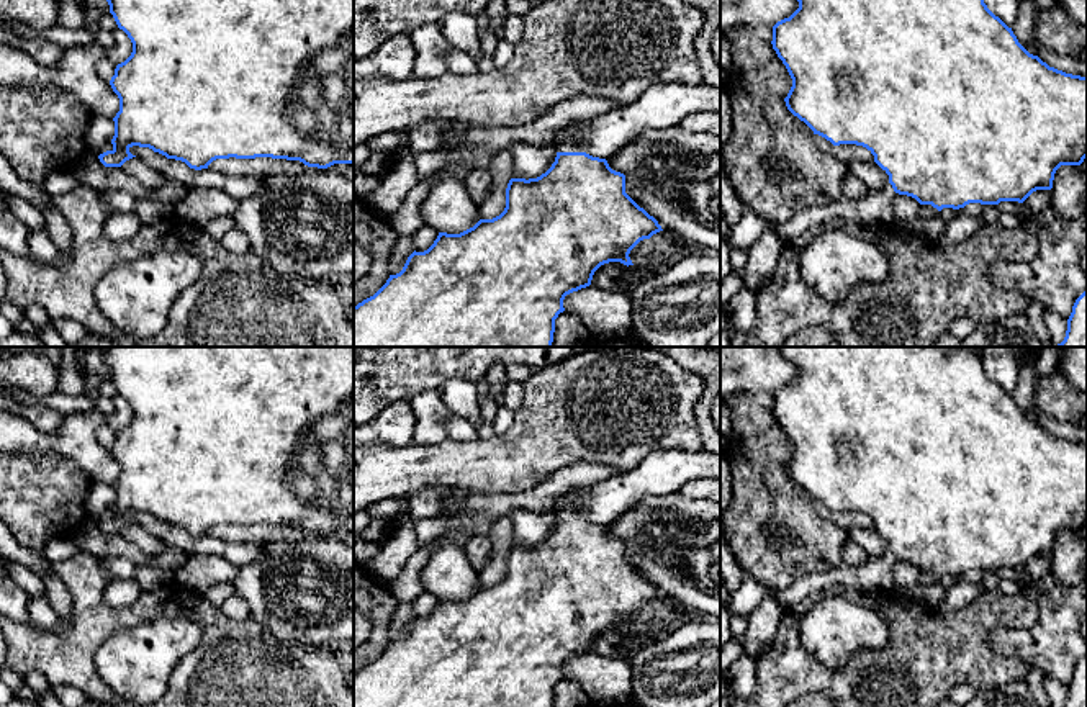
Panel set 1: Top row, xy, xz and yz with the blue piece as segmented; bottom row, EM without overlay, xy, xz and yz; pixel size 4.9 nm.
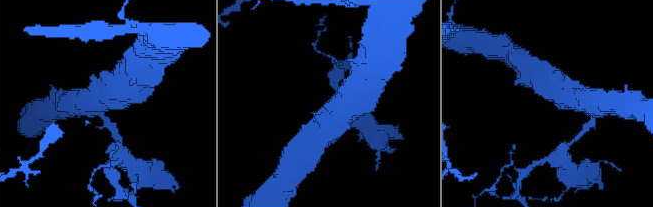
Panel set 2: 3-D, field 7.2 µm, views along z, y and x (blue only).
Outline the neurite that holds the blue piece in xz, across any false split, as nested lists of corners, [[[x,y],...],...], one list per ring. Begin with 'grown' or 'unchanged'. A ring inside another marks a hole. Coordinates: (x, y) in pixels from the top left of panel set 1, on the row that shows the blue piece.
grown | [[[573,142],[555,146],[555,162],[537,178],[511,178],[506,188],[506,208],[493,219],[480,219],[460,234],[439,232],[424,252],[413,252],[403,270],[390,275],[386,283],[370,298],[354,306],[354,347],[552,347],[555,319],[565,311],[566,295],[591,285],[594,272],[609,262],[634,265],[629,254],[643,239],[663,231],[658,221],[625,193],[625,175],[609,167],[606,159],[593,157]]]

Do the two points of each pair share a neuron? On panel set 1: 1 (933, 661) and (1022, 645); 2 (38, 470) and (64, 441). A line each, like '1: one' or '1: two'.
1: two
2: two

